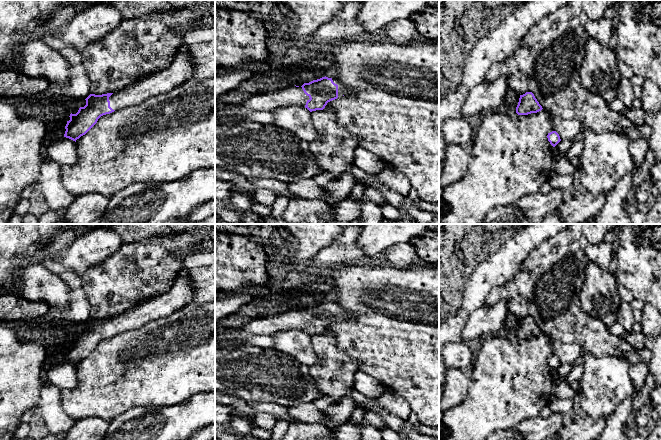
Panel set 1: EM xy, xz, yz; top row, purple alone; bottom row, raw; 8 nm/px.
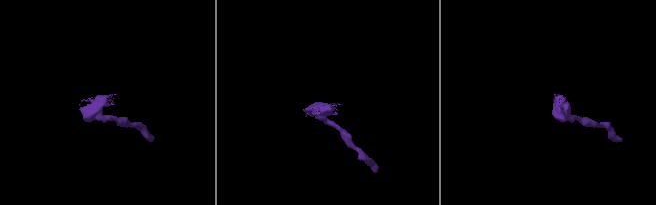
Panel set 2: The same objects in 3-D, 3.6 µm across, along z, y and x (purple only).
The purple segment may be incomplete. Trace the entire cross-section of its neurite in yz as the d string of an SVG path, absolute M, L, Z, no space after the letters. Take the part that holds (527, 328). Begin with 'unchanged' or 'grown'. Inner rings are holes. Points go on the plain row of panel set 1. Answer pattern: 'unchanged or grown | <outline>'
unchanged | M526 316L520 319L518 329L516 331L516 337L518 339L528 339L531 337L537 337L543 332L535 322L532 316Z

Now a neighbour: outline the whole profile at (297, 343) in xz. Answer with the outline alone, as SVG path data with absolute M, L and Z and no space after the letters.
M298 329L279 331L272 336L273 349L290 355L308 367L318 362L318 357L311 344L311 336Z

